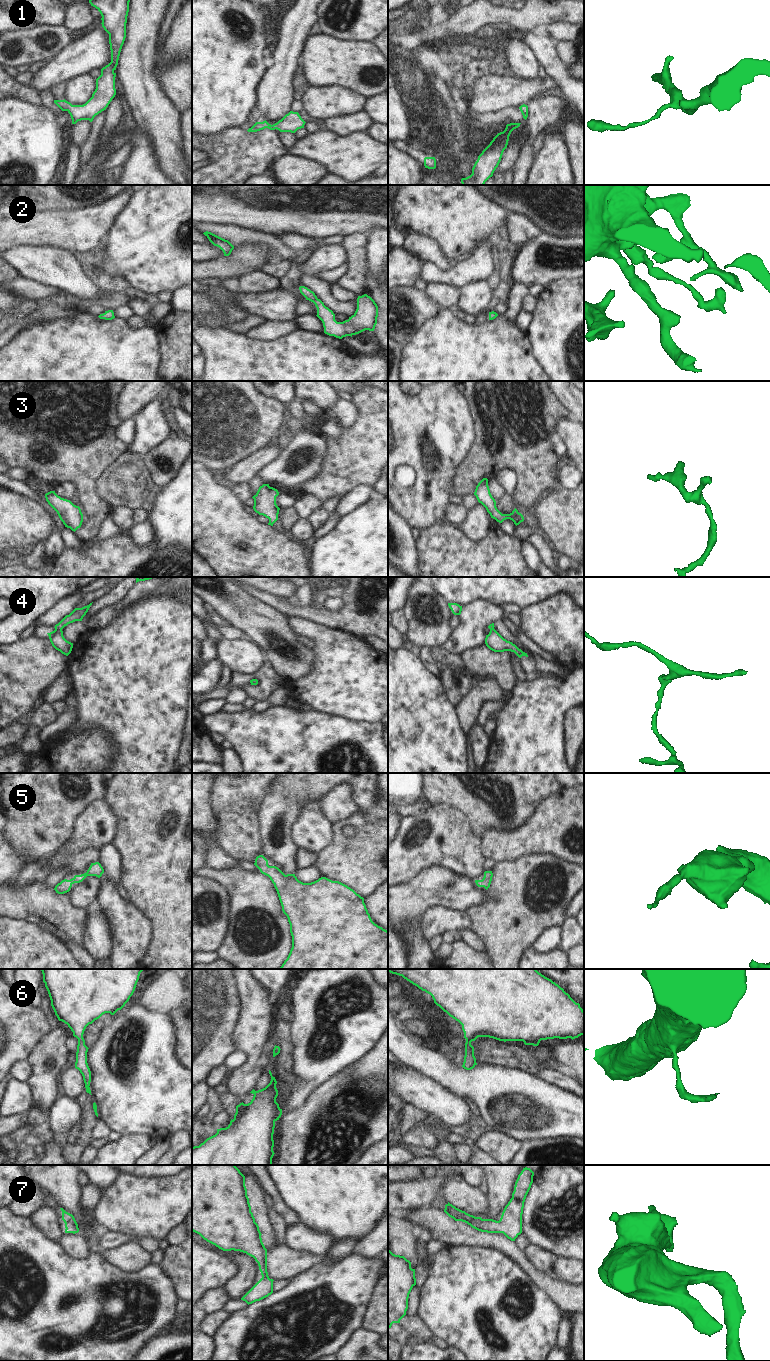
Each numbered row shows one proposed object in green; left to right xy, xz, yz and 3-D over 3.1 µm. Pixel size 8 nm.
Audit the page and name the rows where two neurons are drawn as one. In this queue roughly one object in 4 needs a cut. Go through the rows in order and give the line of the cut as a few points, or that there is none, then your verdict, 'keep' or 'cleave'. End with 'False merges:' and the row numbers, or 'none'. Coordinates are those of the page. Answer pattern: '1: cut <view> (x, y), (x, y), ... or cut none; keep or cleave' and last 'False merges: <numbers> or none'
1: cut none; keep
2: cut none; keep
3: cut none; keep
4: cut none; keep
5: cut none; keep
6: cut none; keep
7: cut none; keep
False merges: none

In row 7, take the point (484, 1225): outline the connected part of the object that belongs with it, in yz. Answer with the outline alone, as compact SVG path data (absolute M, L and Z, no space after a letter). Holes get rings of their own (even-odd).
M523 1168L515 1182L512 1198L505 1206L499 1221L482 1219L462 1211L449 1202L444 1212L455 1221L462 1221L472 1228L487 1233L503 1233L511 1241L522 1233L522 1214L526 1196L533 1183L534 1172L530 1168Z

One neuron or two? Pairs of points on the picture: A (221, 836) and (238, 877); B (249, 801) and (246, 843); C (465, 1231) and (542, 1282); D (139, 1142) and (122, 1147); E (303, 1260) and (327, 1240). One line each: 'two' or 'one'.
A: two
B: one
C: one
D: one
E: two

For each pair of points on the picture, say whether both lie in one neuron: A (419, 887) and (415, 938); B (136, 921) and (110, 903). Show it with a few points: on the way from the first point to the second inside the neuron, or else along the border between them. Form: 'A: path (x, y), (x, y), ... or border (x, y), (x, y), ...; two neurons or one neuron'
A: path (415, 900), (415, 925); one neuron
B: path (130, 921), (116, 909); one neuron

